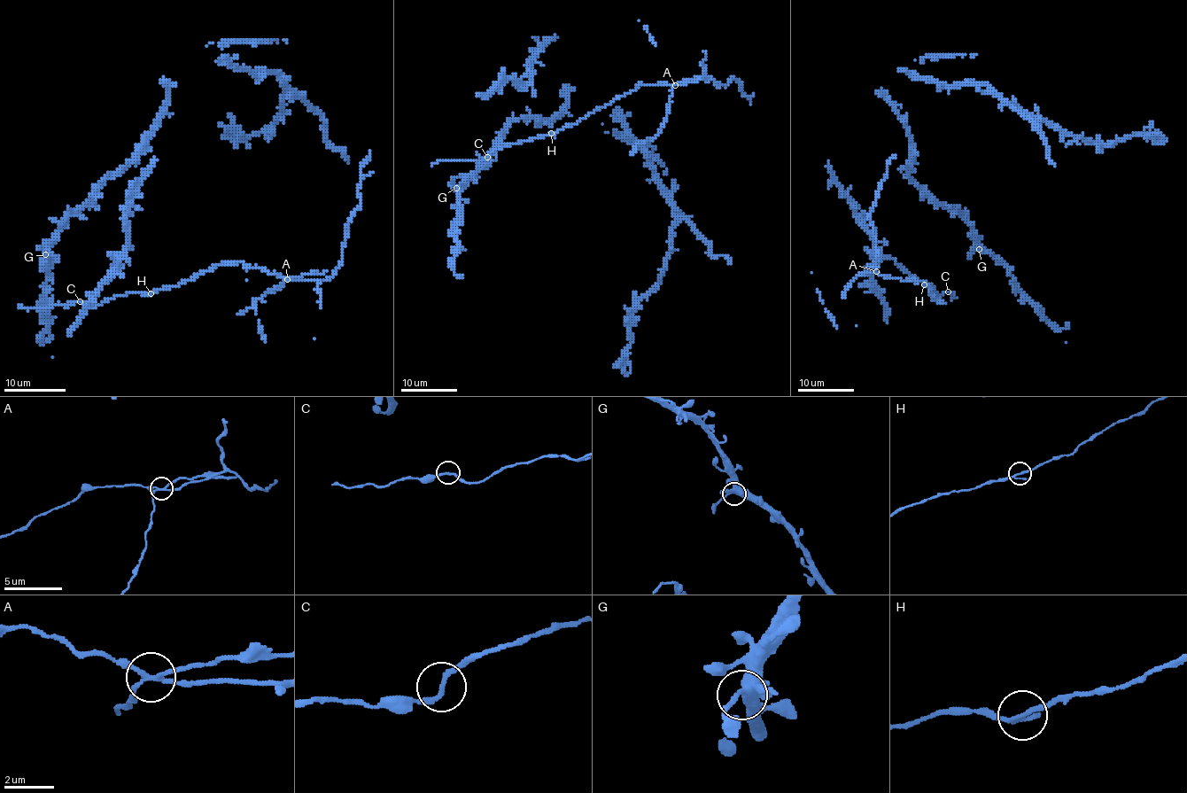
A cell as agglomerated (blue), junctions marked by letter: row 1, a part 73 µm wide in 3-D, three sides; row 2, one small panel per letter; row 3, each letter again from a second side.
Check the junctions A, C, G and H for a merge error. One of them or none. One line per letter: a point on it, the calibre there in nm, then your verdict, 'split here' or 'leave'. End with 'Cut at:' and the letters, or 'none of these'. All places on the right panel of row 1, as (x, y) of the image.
A: (876, 271) | 160 nm | split here
C: (948, 291) | 180 nm | leave
G: (979, 249) | 360 nm | leave
H: (924, 284) | 150 nm | leave
Cut at: A

